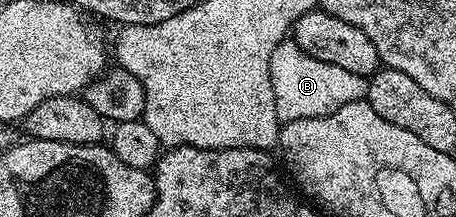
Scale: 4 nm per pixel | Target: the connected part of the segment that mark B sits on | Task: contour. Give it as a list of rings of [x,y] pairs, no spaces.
[[[284,39],[273,51],[271,78],[277,115],[283,123],[324,117],[337,111],[337,107],[345,107],[345,103],[364,100],[367,95],[368,78],[353,75],[353,71],[345,71],[342,67],[333,67],[333,63],[317,59],[306,53],[294,39]]]

